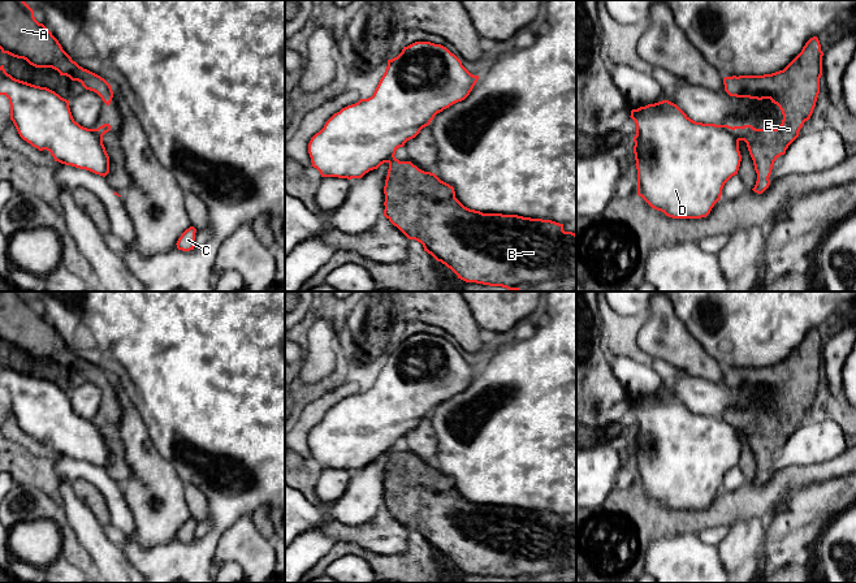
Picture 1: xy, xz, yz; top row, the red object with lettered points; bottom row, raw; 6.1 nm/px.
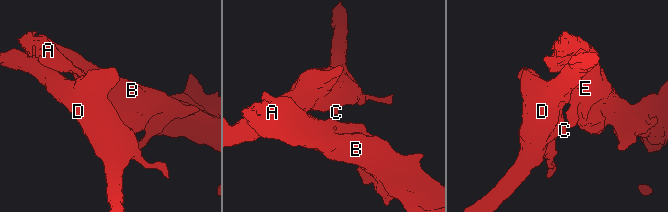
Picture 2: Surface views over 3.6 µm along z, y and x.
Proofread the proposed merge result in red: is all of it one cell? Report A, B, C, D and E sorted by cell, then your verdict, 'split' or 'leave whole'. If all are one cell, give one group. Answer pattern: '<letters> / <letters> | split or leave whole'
A B E / C D | split

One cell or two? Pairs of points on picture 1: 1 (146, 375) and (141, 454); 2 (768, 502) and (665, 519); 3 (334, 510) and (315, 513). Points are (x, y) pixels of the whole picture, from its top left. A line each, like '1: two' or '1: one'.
1: two
2: one
3: two

